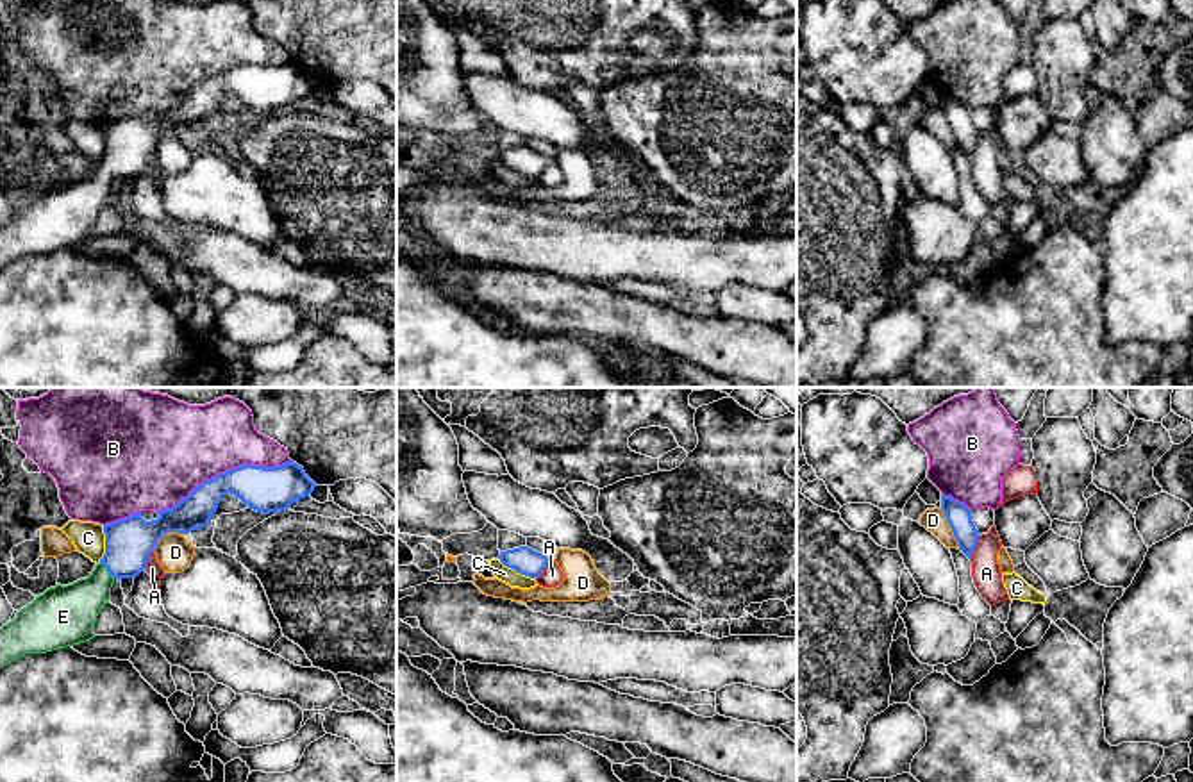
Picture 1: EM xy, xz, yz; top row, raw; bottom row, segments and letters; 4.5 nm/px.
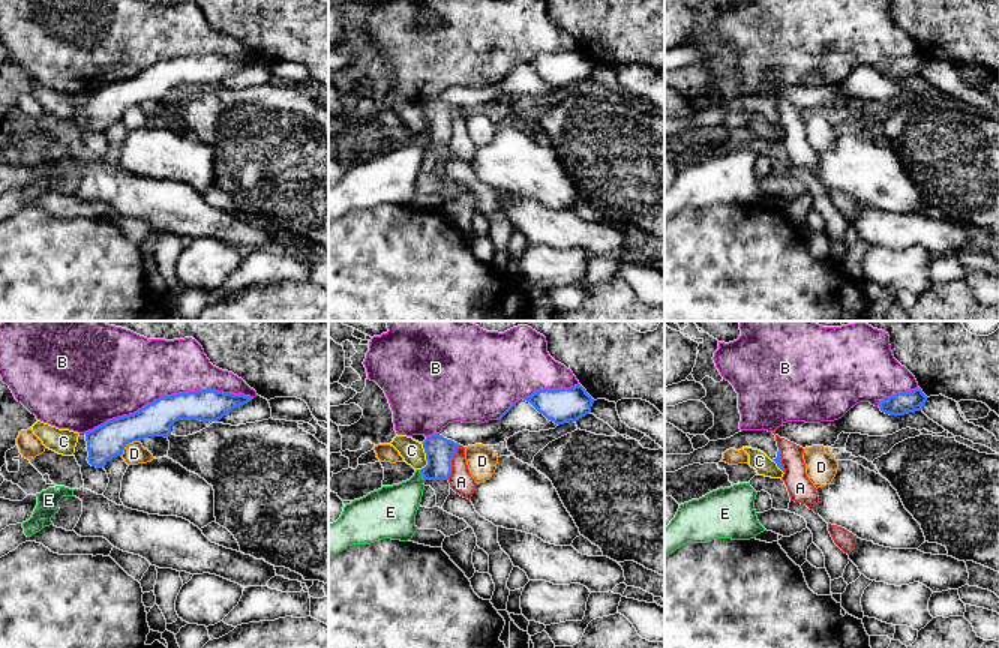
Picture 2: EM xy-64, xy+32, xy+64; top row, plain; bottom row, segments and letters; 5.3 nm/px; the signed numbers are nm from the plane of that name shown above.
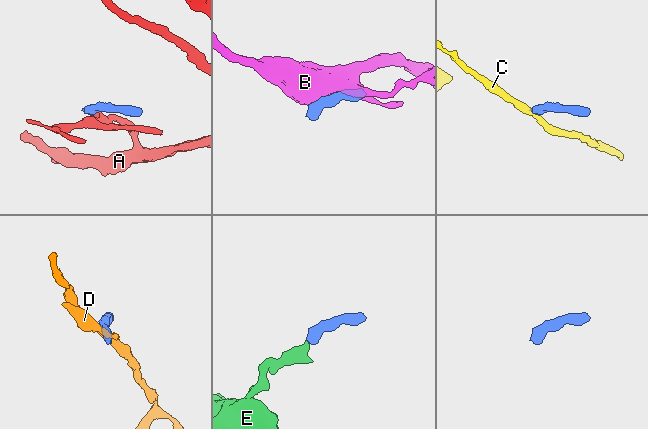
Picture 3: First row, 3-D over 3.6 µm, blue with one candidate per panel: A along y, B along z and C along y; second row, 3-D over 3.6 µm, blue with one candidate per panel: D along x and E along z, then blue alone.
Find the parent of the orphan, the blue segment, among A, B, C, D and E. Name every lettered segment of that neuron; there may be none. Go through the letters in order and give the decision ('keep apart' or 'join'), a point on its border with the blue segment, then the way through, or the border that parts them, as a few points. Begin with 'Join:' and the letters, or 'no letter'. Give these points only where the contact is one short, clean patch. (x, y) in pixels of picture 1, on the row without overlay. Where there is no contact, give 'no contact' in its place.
Join: E
A: keep apart; contact yz (974, 149); border yz (981, 136), (970, 159)
B: keep apart; contact xy (222, 74)
C: keep apart; contact xz (517, 172); border xz (499, 158), (504, 165), (534, 179)
D: keep apart; contact yz (951, 127); border yz (940, 109), (959, 149)
E: join; contact xy (108, 170); way xy (129, 141), (127, 150), (108, 170), (70, 211)

